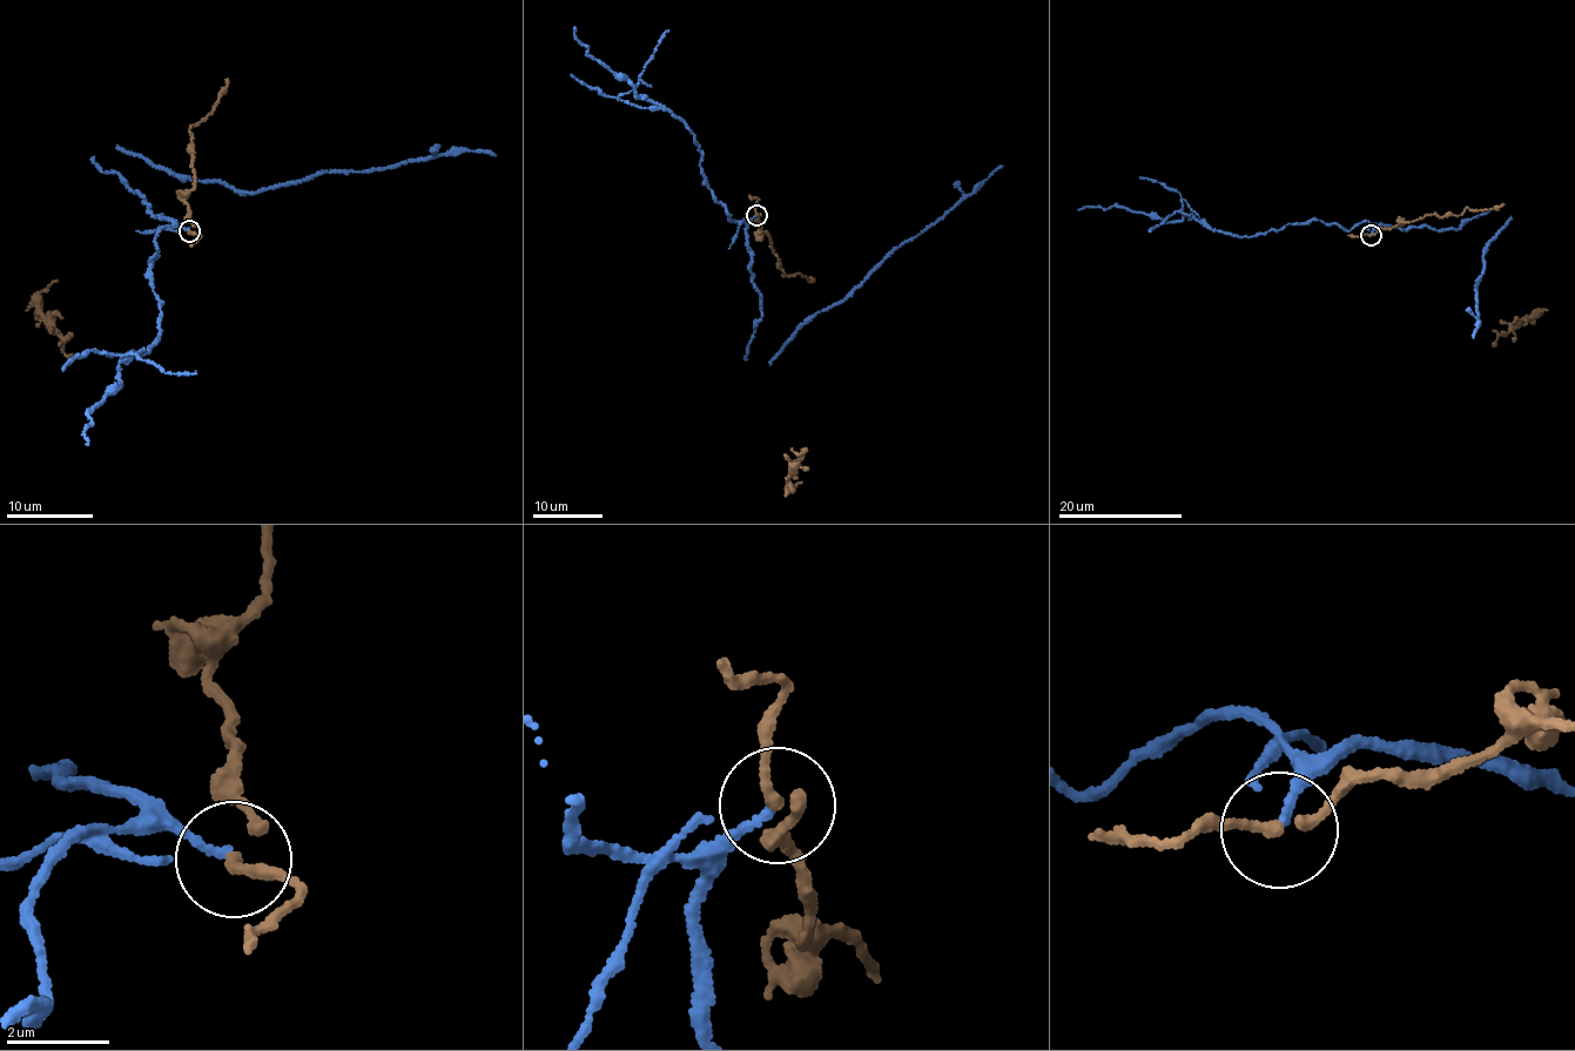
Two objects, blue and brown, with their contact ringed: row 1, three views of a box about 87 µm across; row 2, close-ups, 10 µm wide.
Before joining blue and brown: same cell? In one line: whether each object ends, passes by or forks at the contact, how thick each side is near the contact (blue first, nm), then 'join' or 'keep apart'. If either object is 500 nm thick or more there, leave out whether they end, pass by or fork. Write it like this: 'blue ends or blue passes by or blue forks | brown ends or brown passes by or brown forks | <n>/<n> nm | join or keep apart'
blue ends | brown passes by | 160/200 nm | keep apart

